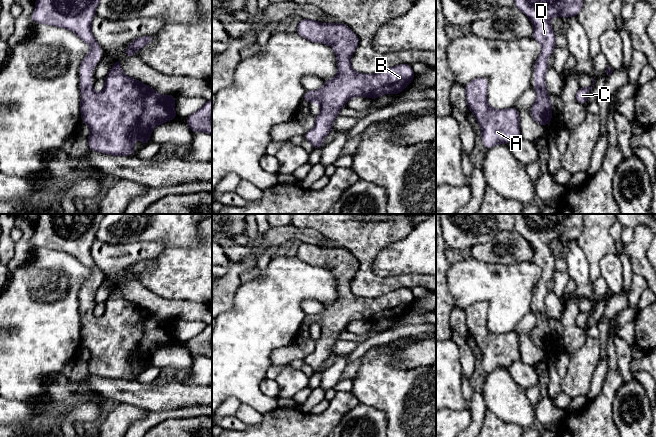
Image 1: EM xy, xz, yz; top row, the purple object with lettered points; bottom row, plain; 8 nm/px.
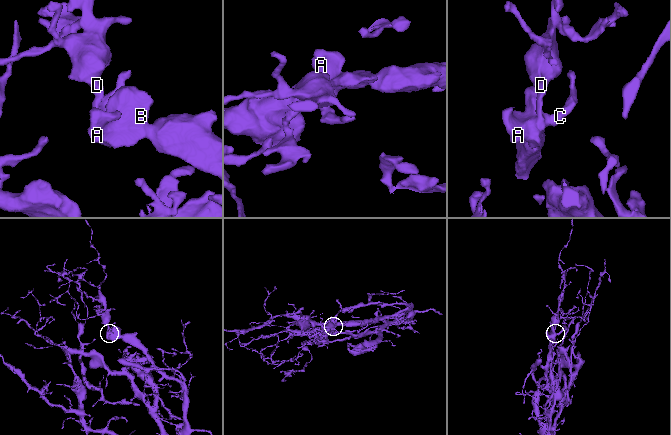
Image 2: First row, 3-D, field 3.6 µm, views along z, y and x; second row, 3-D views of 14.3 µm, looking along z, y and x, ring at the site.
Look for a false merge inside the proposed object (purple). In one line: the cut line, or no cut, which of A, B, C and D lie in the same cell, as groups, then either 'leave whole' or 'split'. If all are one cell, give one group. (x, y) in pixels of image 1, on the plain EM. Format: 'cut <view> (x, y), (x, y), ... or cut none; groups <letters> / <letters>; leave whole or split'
cut none; groups A B C D; leave whole

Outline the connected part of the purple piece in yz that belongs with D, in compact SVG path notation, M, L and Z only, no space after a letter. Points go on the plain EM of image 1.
M514 214L514 229L530 242L533 259L542 270L542 275L534 290L534 313L537 322L531 330L530 338L540 349L551 346L552 334L550 321L545 310L547 283L555 273L556 258L550 244L553 240L573 241L583 231L583 214Z

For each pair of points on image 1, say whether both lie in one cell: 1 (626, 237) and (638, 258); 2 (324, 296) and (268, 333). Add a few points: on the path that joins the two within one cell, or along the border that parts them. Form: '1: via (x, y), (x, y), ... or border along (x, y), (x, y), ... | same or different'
1: border along (634, 229), (632, 239), (625, 244) | different
2: via (309, 294), (303, 294), (279, 318) | same

